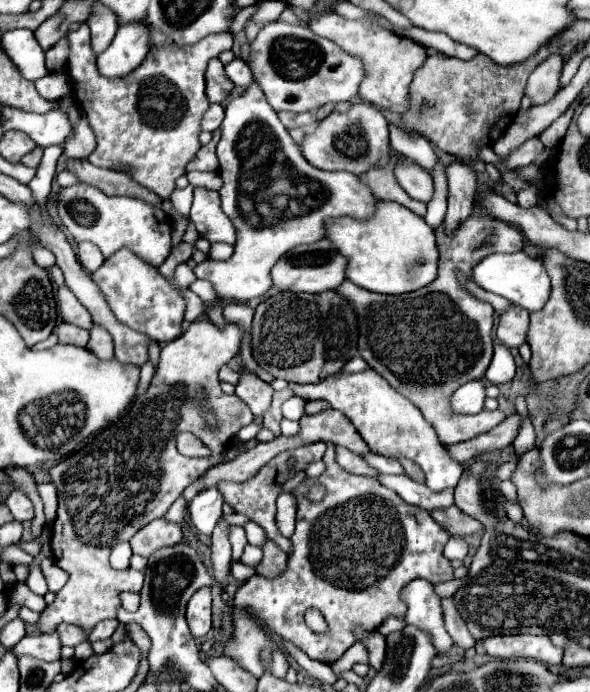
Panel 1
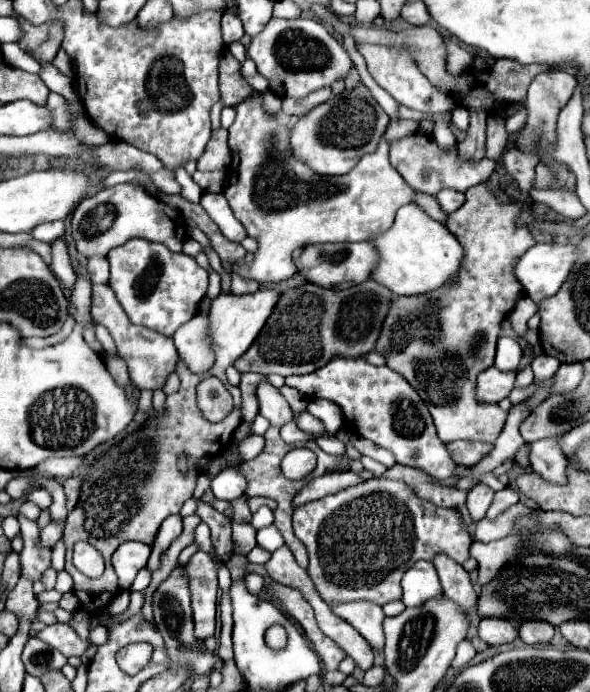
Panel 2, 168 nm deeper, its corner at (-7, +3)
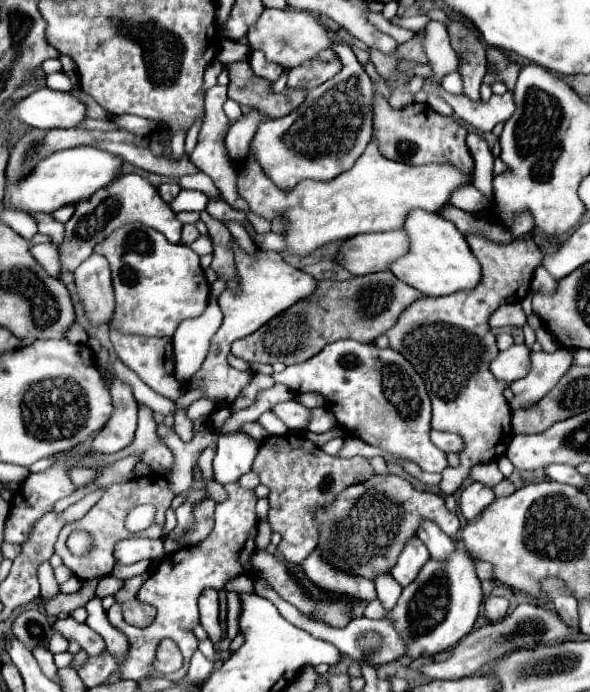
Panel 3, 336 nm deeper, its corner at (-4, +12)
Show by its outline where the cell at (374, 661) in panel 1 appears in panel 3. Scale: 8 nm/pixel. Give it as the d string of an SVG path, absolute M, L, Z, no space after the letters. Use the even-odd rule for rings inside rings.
M314 550L304 562L302 562L306 578L320 588L322 592L358 600L358 602L372 602L376 600L376 588L374 582L362 578L362 576L350 576L344 572L338 572L334 568L328 568L328 564L322 560L320 552Z

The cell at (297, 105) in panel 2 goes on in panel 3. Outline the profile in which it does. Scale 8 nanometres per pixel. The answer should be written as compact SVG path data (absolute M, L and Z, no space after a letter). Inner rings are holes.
M312 60L310 64L304 64L304 66L288 72L288 88L312 90L312 88L324 84L326 80L330 80L332 76L336 76L340 72L340 68L342 68L340 60L332 60L328 64L320 62L320 60Z

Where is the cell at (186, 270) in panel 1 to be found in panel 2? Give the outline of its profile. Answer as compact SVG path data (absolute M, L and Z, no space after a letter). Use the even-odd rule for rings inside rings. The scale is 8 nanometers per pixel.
M131 239L107 255L111 265L111 289L129 315L131 323L171 337L177 327L199 313L199 303L207 291L207 271L185 253L171 253L163 243Z

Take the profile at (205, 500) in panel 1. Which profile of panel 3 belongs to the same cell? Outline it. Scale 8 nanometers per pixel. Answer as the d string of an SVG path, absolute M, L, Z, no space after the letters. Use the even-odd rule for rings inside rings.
M222 434L218 438L218 454L214 458L214 480L222 486L238 482L252 470L252 462L260 450L260 442L242 434Z

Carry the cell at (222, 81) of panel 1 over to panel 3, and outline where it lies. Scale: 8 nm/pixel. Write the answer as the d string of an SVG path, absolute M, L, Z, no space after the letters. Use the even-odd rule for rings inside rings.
M246 60L242 62L232 62L226 66L228 70L228 98L248 106L248 108L258 108L270 118L280 118L292 110L296 110L302 102L306 92L304 90L290 90L286 88L282 94L272 94L270 92L270 82L264 78L254 76L250 70L250 64Z

